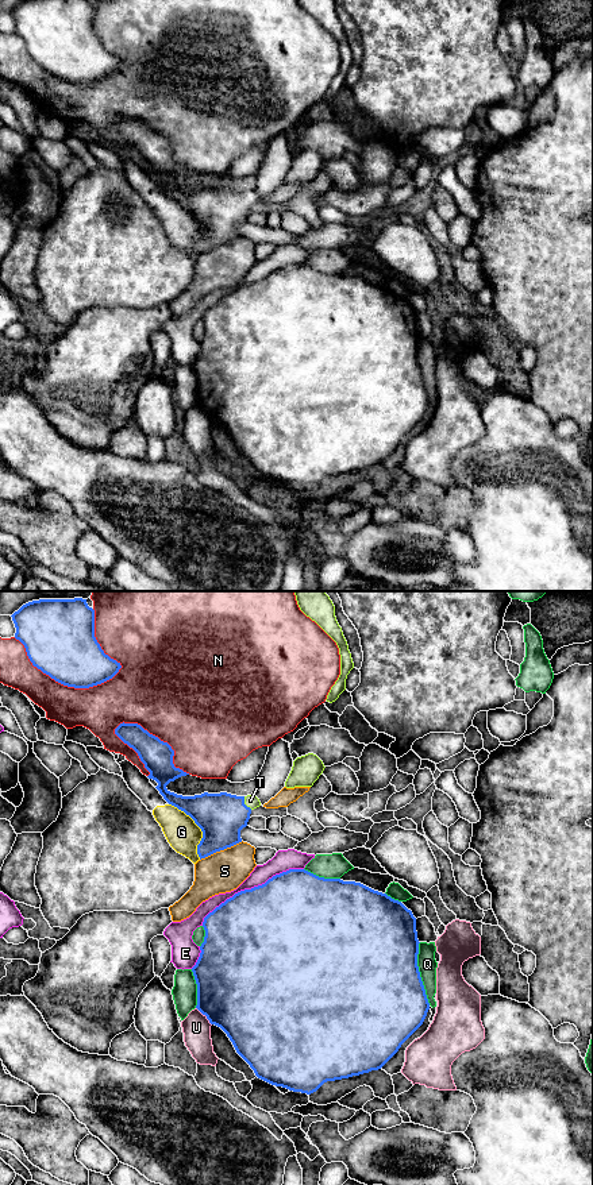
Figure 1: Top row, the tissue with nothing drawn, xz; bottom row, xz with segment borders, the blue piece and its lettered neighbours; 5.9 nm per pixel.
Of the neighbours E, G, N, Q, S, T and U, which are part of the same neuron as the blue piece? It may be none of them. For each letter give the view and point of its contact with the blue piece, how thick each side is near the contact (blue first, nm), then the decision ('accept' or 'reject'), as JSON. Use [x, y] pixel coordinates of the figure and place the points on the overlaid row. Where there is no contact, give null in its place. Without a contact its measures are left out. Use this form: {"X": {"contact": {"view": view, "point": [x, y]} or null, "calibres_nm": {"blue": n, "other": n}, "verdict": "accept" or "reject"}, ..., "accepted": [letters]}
{"E": {"contact": {"view": "xz", "point": [251, 888]}, "calibres_nm": {"blue": 500, "other": 120}, "verdict": "reject"}, "G": {"contact": {"view": "xz", "point": [199, 826]}, "calibres_nm": {"blue": 280, "other": 200}, "verdict": "reject"}, "N": {"contact": {"view": "xz", "point": [64, 684]}, "calibres_nm": {"blue": 400, "other": 260}, "verdict": "reject"}, "Q": {"contact": {"view": "xz", "point": [419, 973]}, "calibres_nm": {"blue": 500, "other": 120}, "verdict": "reject"}, "S": {"contact": {"view": "xz", "point": [220, 849]}, "calibres_nm": {"blue": 280, "other": 240}, "verdict": "reject"}, "T": {"contact": {"view": "xz", "point": [243, 803]}, "calibres_nm": {"blue": 280, "other": 80}, "verdict": "accept"}, "U": {"contact": {"view": "xz", "point": [205, 1015]}, "calibres_nm": {"blue": 500, "other": 170}, "verdict": "reject"}, "accepted": ["T"]}

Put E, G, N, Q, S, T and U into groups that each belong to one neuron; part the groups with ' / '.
E / G / N / Q / S / T / U

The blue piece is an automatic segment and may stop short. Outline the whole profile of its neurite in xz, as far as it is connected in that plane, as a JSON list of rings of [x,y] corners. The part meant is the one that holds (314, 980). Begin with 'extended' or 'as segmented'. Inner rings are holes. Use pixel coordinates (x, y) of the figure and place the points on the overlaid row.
as segmented; [[[289,869],[273,876],[265,884],[244,889],[227,899],[203,922],[204,942],[200,957],[192,968],[197,984],[196,1008],[211,1024],[220,1027],[236,1053],[250,1065],[255,1076],[272,1085],[311,1095],[324,1082],[349,1078],[381,1069],[401,1045],[423,1024],[430,1003],[417,966],[419,939],[416,918],[401,902],[361,883],[319,877],[305,869]]]

